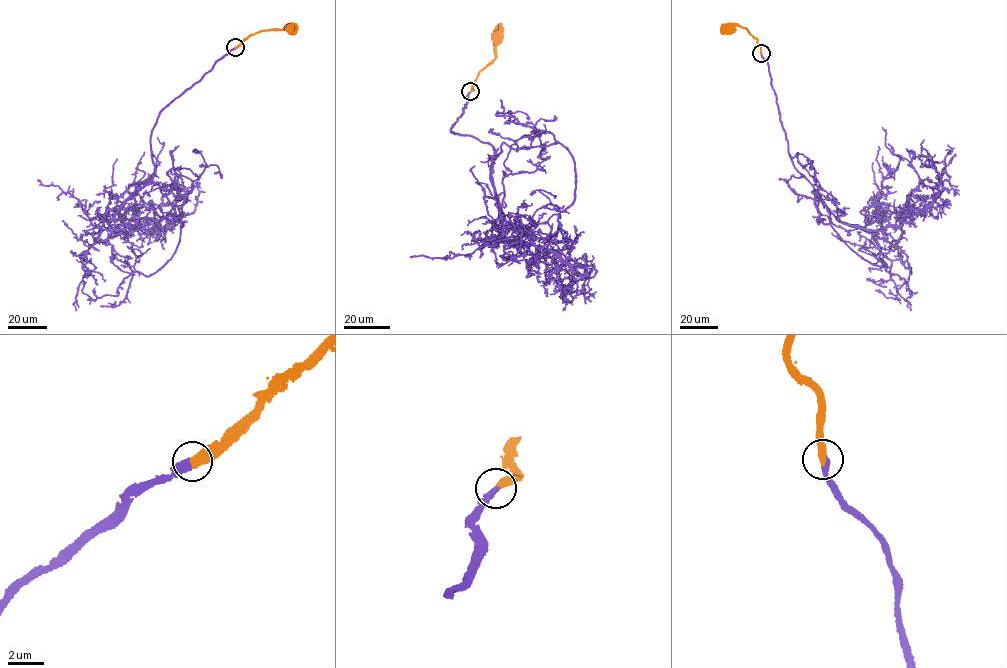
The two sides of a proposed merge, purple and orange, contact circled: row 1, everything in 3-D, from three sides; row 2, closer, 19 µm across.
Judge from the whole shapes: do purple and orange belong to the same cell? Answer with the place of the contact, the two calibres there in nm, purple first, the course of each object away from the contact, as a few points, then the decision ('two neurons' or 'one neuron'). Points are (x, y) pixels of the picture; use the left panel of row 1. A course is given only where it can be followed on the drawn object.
place (235, 47); calibres 400 and 440 nm; course purple (235, 47), (161, 111), (152, 178), (111, 227), (156, 232), (154, 209), (178, 183), (170, 169); course orange (235, 47), (256, 32), (288, 26), (290, 28); one neuron

